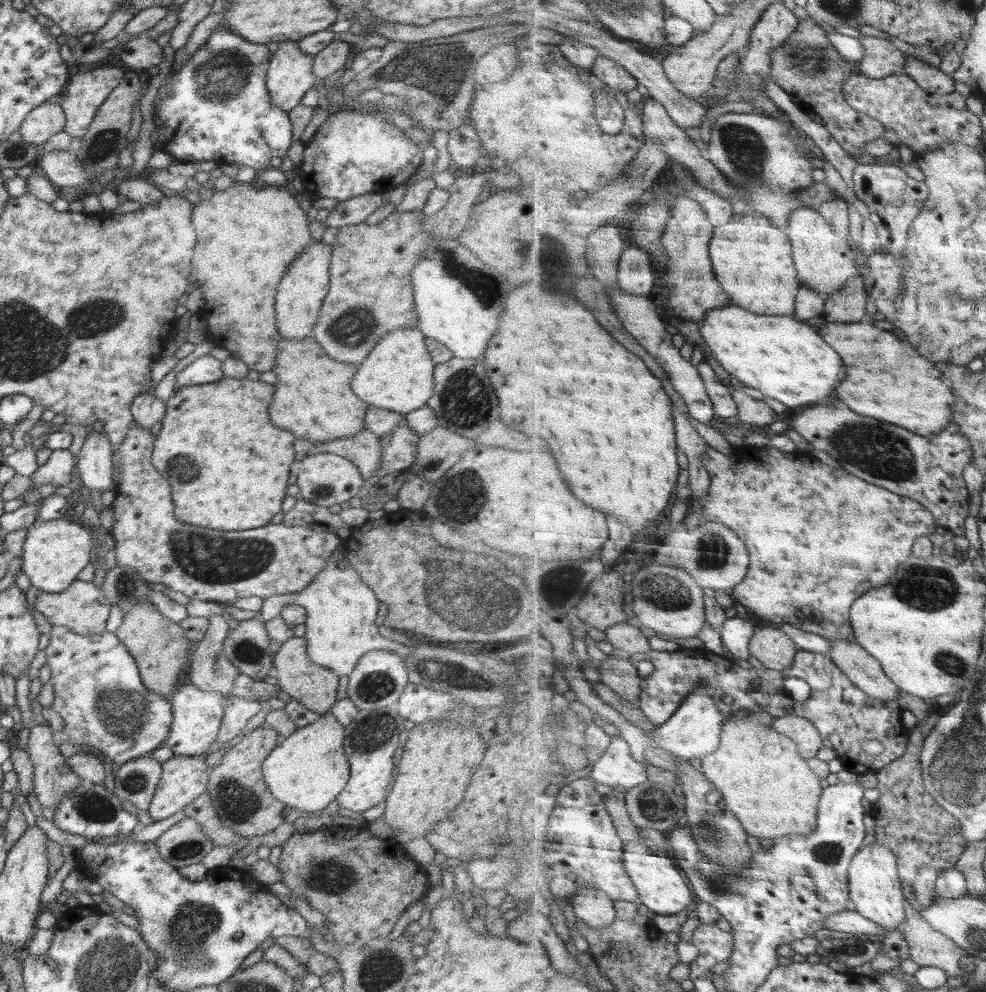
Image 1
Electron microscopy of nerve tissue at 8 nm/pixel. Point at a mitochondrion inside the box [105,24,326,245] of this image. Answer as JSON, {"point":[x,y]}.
{"point":[222,77]}

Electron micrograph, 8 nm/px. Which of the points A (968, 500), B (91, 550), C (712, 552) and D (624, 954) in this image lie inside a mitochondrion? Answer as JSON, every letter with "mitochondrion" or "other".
{"A":"other","B":"other","C":"mitochondrion","D":"mitochondrion"}

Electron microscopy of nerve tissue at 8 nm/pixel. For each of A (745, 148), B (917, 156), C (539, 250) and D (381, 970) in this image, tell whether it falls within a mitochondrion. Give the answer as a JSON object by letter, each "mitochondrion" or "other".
{"A":"mitochondrion","B":"other","C":"mitochondrion","D":"mitochondrion"}

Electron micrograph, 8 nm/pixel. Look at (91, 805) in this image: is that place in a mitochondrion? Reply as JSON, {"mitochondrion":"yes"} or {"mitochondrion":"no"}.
{"mitochondrion":"yes"}

